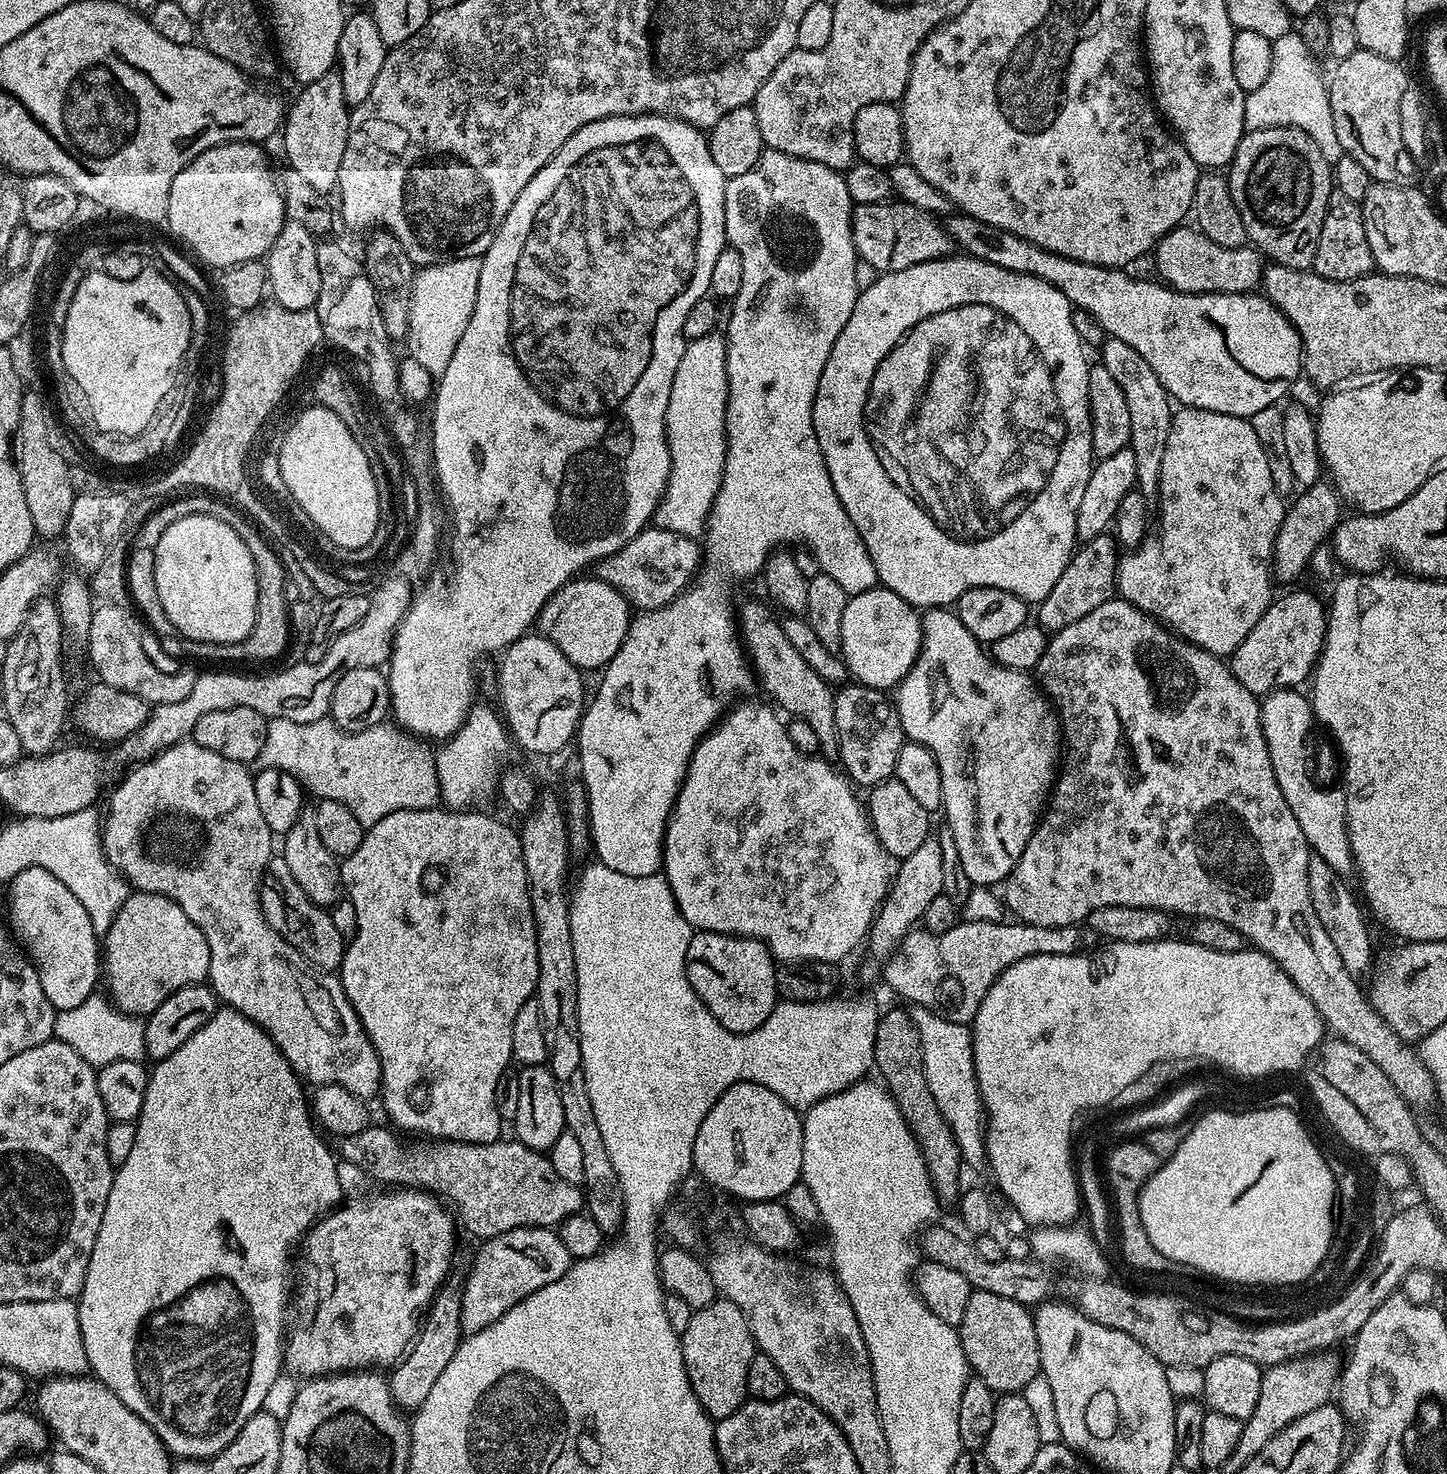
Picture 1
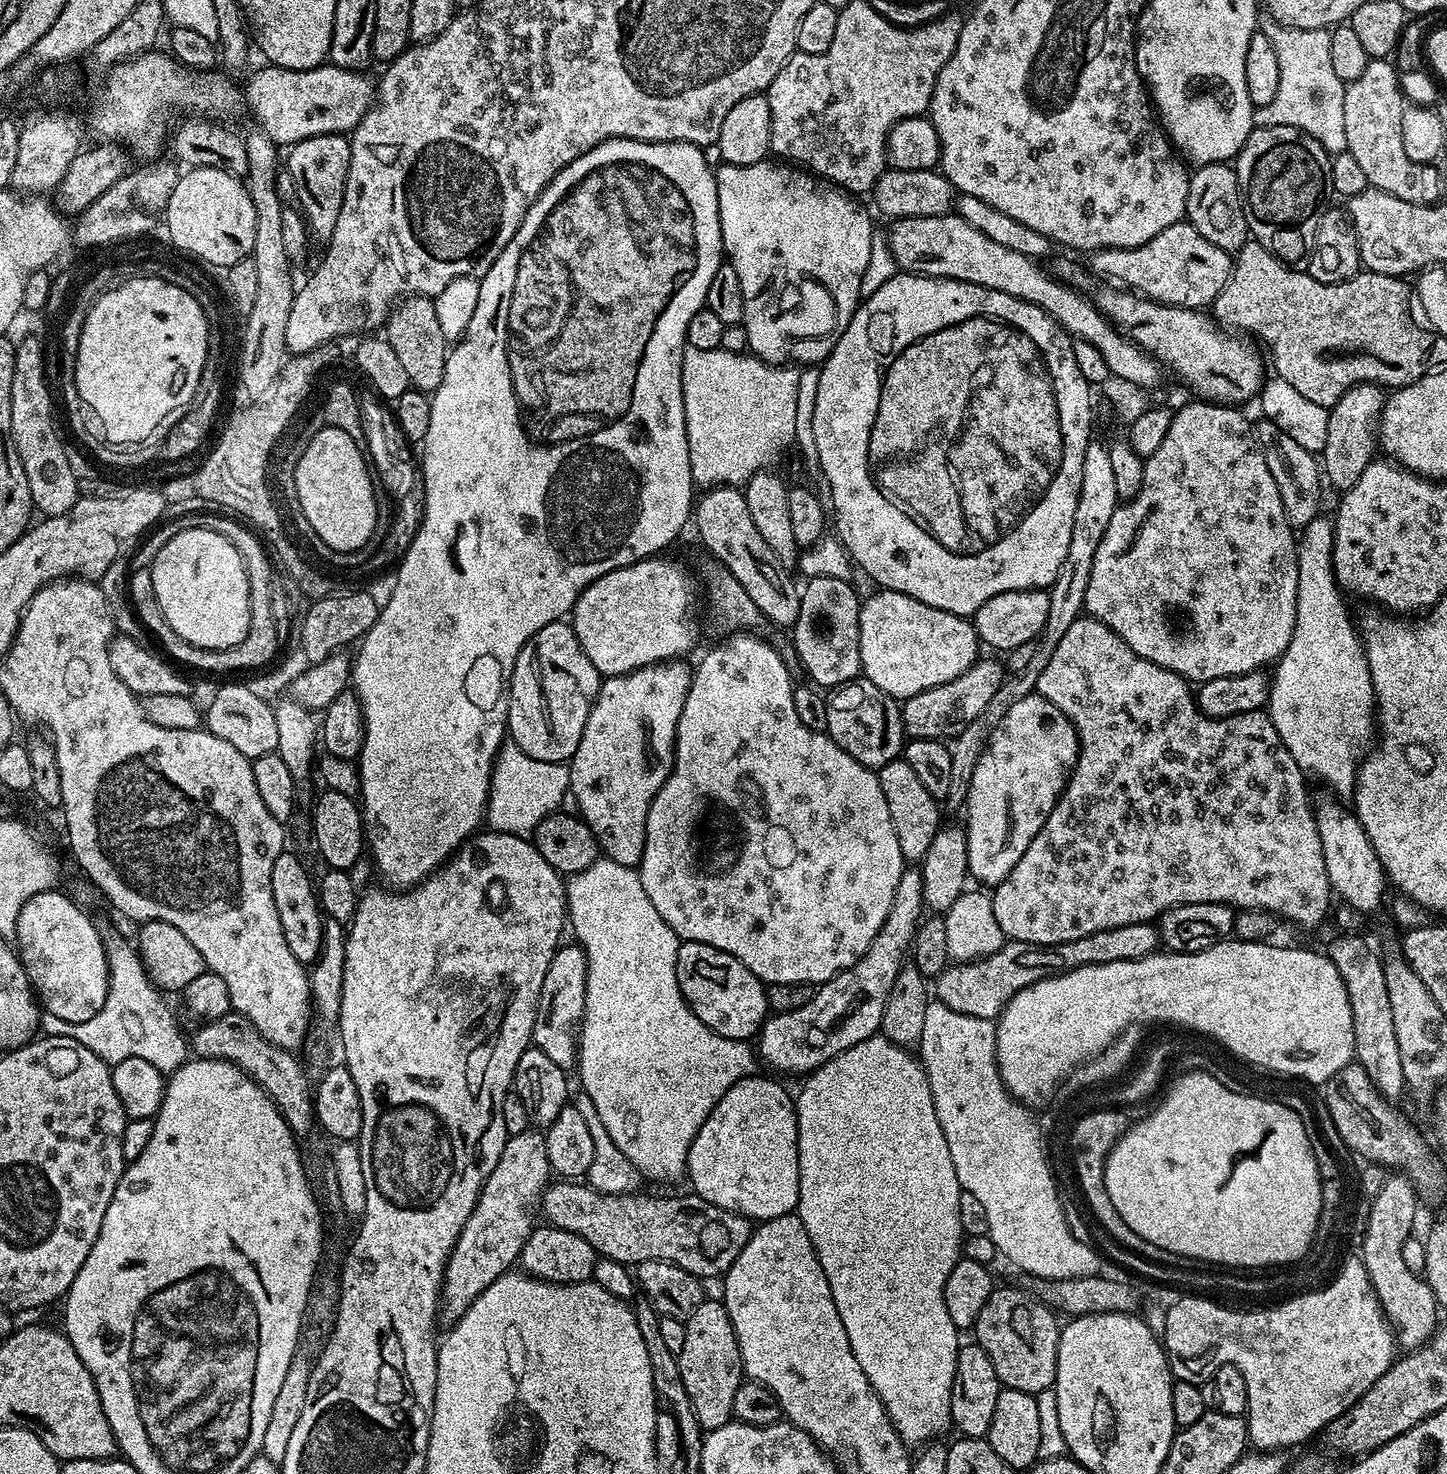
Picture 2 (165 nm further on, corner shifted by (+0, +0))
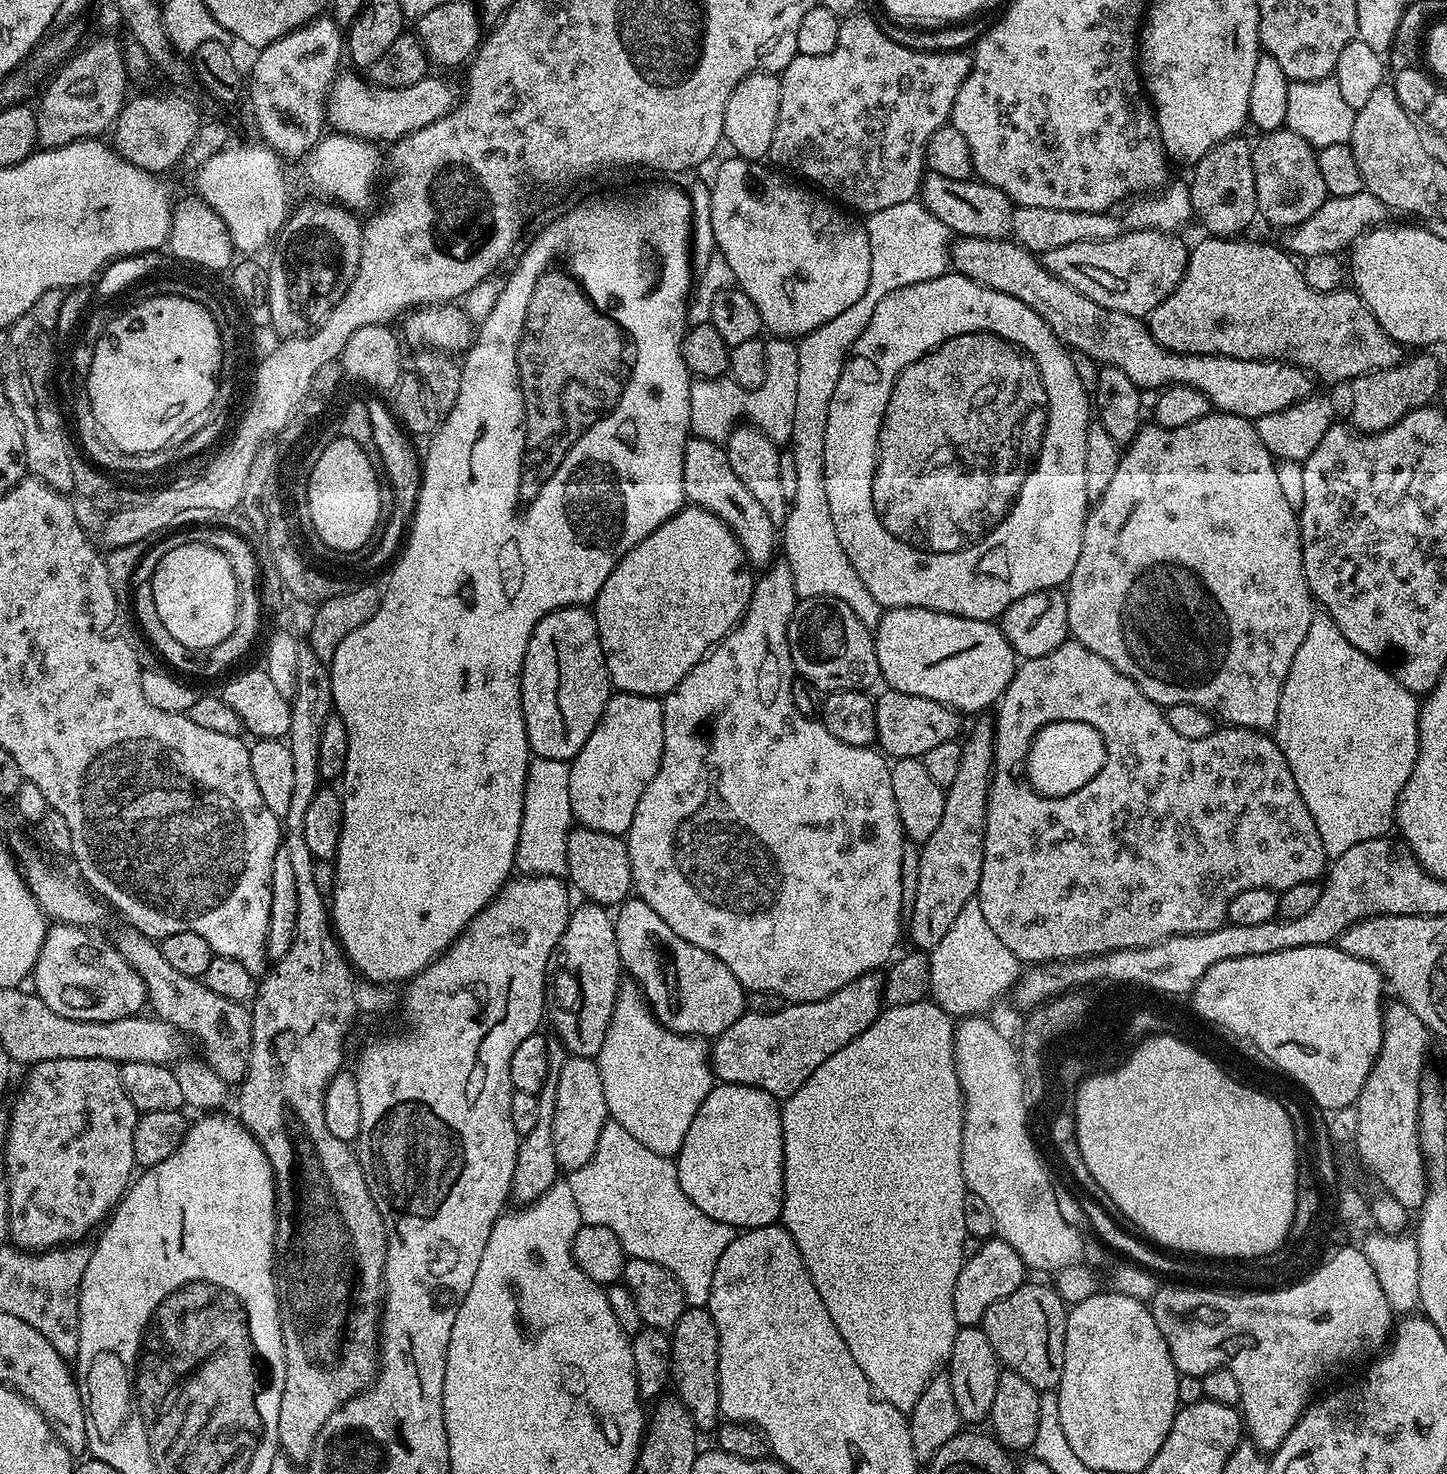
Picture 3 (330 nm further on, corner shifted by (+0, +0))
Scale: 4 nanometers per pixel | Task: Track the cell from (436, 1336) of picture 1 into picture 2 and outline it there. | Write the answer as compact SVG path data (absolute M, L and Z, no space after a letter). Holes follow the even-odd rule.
M529 1128L521 1134L509 1136L498 1164L484 1183L479 1200L448 1256L438 1307L441 1323L450 1326L460 1320L477 1300L478 1294L509 1271L519 1259L534 1226L528 1208L535 1202L537 1205L551 1176L545 1138L539 1129Z

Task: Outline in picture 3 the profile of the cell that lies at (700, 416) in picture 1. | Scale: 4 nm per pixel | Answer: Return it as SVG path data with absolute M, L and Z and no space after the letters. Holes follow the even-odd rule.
M772 338L766 343L766 379L762 386L748 392L731 378L719 380L693 379L690 390L690 422L693 437L717 442L728 439L732 429L745 420L755 425L773 443L784 446L794 430L794 405L798 399L798 347L791 339Z

